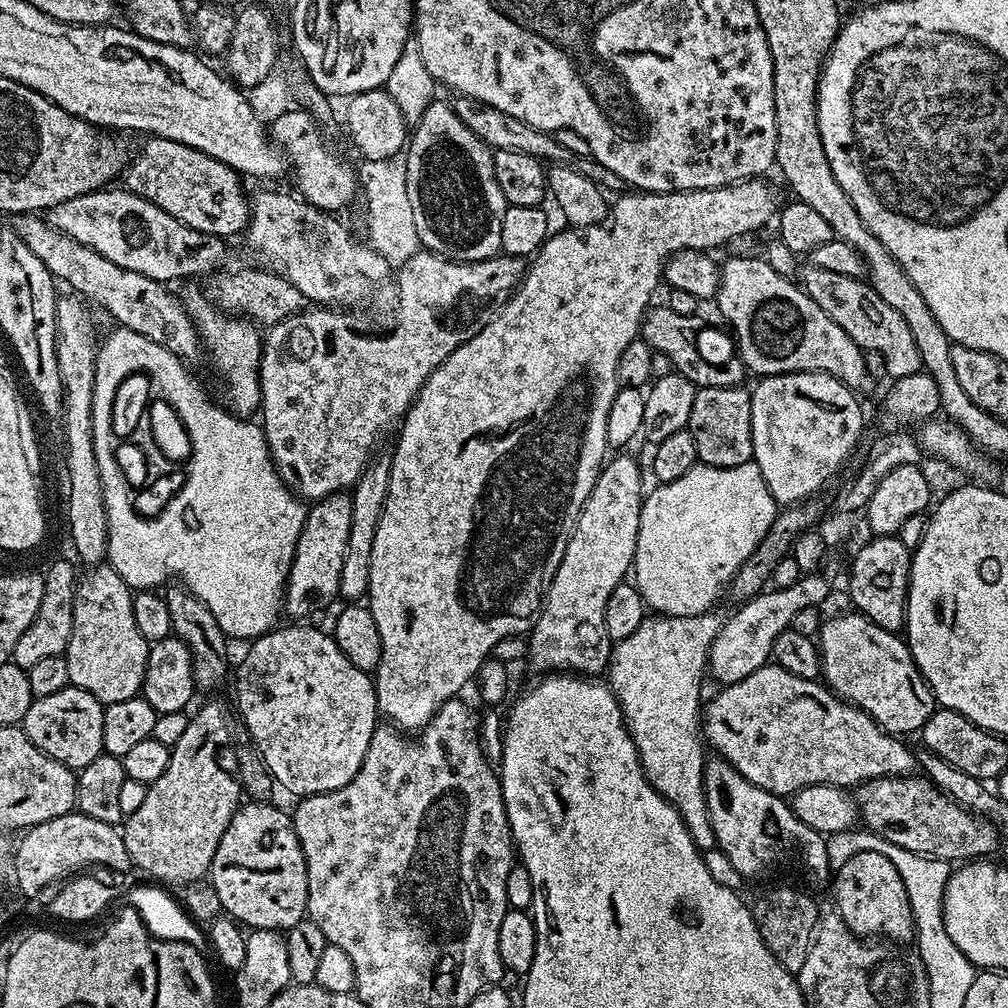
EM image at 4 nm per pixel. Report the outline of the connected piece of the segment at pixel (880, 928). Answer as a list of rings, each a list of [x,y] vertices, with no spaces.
[[[854,854],[846,866],[835,869],[834,884],[836,880],[836,904],[835,911],[846,922],[846,926],[854,935],[861,938],[883,938],[888,942],[911,941],[914,936],[914,925],[912,923],[912,907],[906,886],[898,874],[898,870],[890,862],[890,858],[882,858],[882,854]]]

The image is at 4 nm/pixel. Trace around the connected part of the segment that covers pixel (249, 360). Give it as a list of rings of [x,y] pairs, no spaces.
[[[192,292],[188,297],[186,295],[183,297],[182,303],[192,315],[192,320],[200,331],[206,356],[208,352],[217,374],[220,375],[221,382],[224,383],[225,401],[223,400],[223,403],[228,411],[236,416],[251,417],[260,407],[261,329],[247,318],[229,314],[223,307],[213,303],[205,293],[204,296],[200,292]]]

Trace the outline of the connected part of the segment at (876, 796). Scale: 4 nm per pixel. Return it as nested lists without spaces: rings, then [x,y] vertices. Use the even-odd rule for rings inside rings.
[[[916,774],[866,780],[855,789],[854,803],[858,809],[859,819],[867,831],[886,838],[886,842],[894,842],[894,846],[902,846],[902,850],[910,850],[949,862],[972,862],[977,858],[991,857],[991,852],[997,851],[998,848],[998,829],[992,821],[969,812],[960,804],[955,804],[931,780]]]

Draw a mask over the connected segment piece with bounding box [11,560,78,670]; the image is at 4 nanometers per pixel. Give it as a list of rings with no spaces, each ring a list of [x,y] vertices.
[[[56,560],[43,573],[42,603],[38,606],[38,614],[34,614],[34,622],[22,630],[22,638],[14,642],[11,663],[27,670],[35,666],[42,658],[63,656],[68,651],[70,634],[74,630],[74,594],[78,571],[68,560]]]

